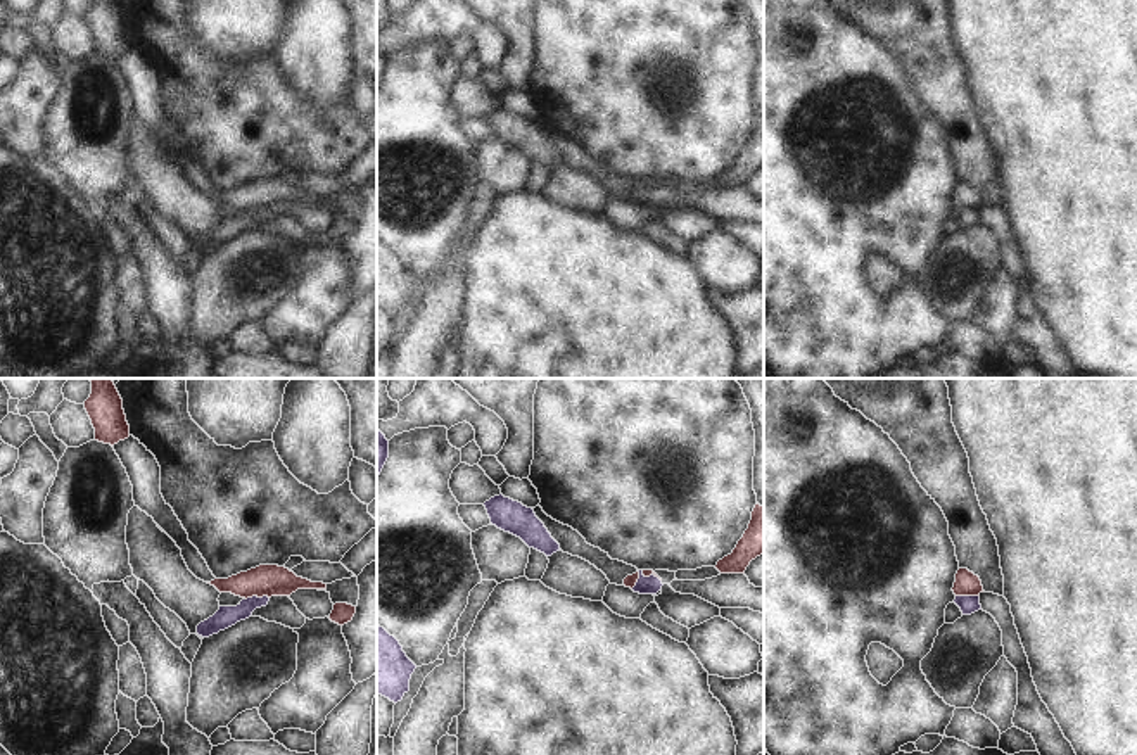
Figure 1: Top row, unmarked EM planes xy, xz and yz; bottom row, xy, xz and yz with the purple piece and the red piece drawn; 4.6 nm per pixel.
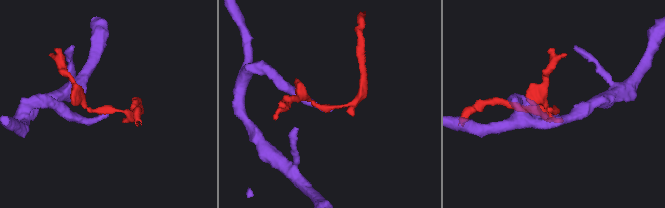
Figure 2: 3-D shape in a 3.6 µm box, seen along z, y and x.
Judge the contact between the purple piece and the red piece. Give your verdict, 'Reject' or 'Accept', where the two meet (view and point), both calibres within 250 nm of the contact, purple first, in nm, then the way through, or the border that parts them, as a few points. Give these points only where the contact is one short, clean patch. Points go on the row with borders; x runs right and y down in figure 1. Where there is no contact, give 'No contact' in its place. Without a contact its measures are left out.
Reject. Touches purple at xy (256, 596). Thickness 100 nm (purple) against 140 nm. Boundary: xy (268, 596), (249, 596), (246, 600)

